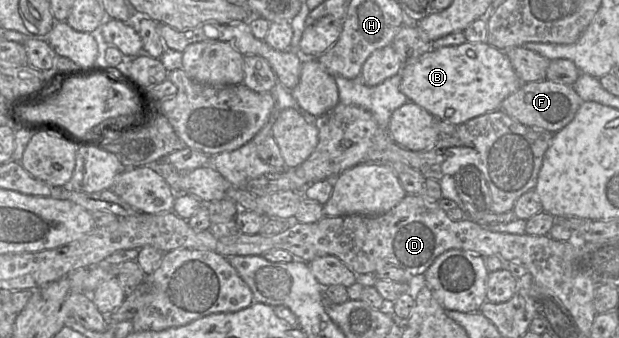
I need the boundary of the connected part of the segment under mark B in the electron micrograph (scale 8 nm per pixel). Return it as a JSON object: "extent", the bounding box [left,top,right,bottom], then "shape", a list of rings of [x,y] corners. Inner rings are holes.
{"extent":[400,42,523,126],"shape":[[[465,42],[431,49],[400,71],[400,92],[436,120],[459,126],[498,110],[502,101],[523,84],[505,52],[487,43]]]}

